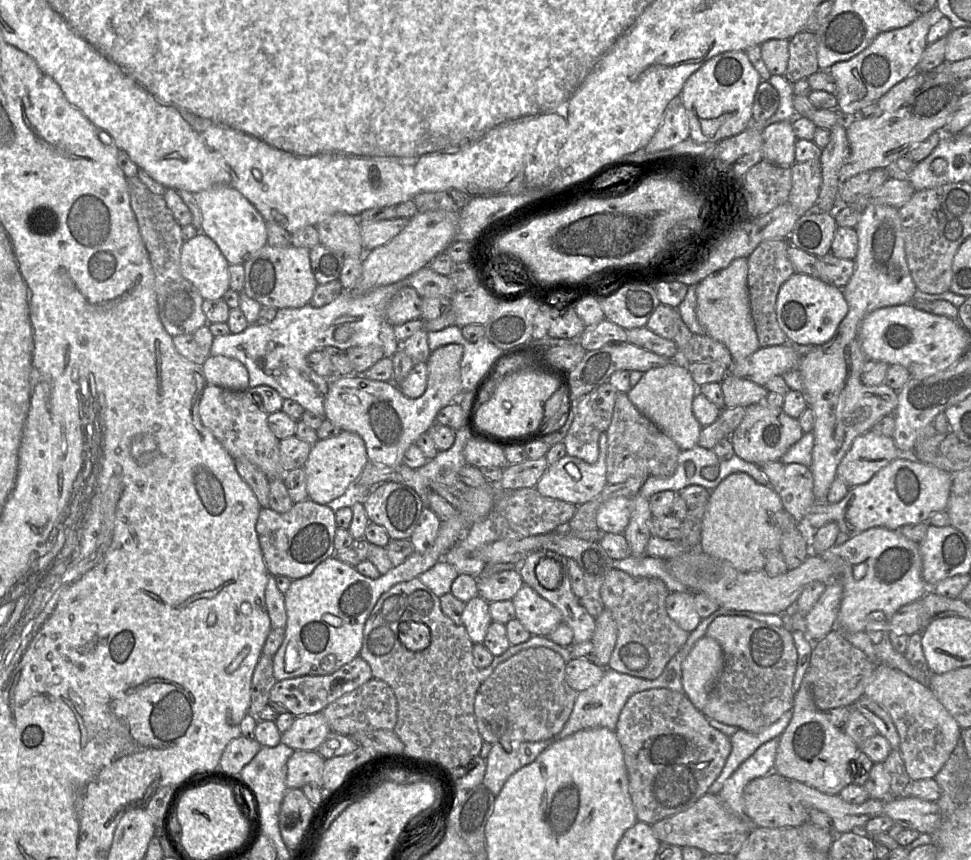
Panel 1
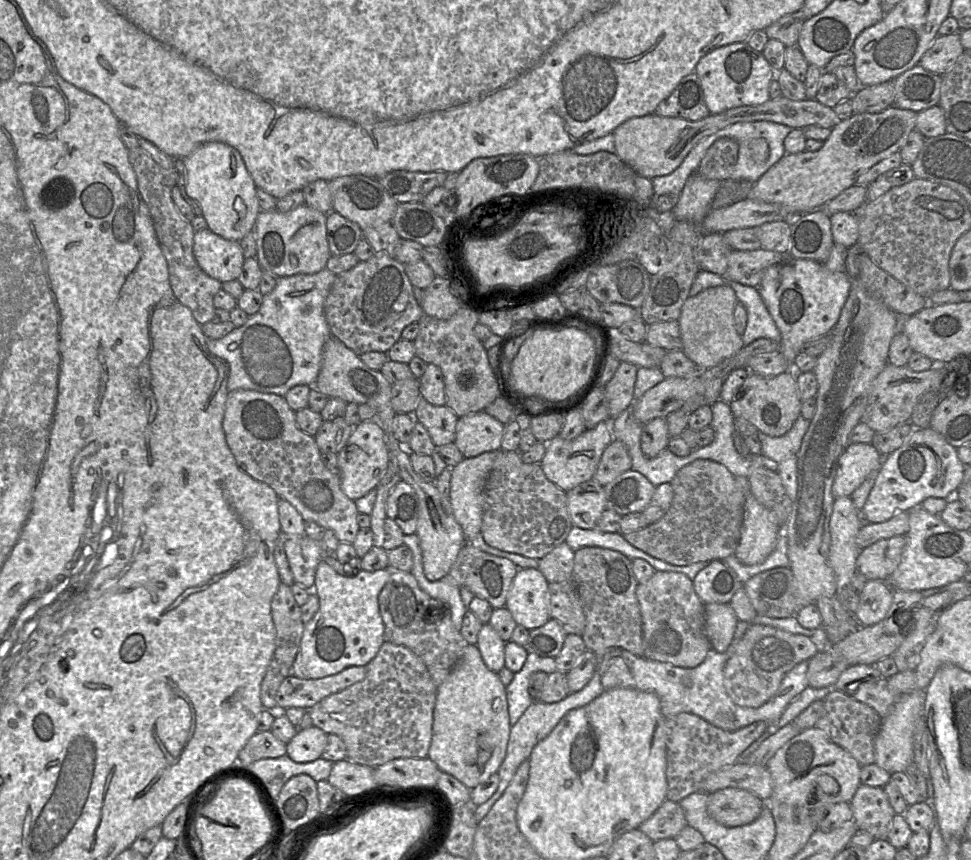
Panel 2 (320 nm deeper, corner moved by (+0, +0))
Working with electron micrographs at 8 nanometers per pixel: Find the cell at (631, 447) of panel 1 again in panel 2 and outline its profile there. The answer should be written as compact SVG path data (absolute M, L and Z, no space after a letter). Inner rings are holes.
M614 439L604 450L593 479L605 486L632 469L632 459L626 445Z

